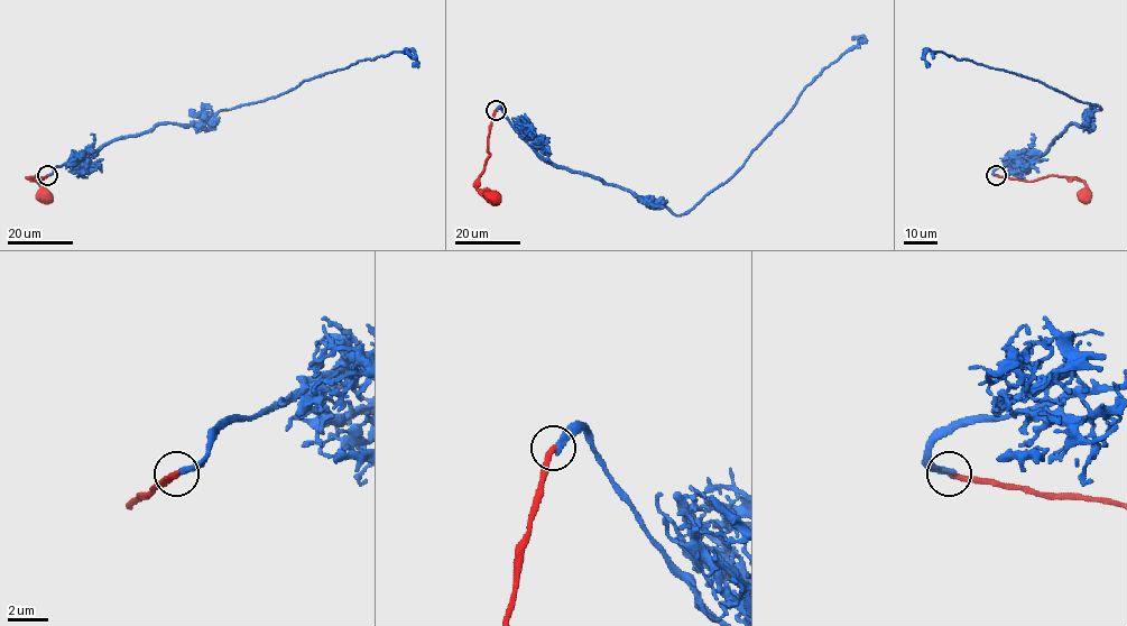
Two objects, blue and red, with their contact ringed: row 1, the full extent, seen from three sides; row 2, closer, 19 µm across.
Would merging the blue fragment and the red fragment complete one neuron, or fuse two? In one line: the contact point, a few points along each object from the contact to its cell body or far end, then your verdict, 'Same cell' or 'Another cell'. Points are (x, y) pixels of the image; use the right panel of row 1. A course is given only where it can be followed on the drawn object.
Place: (996, 175). Course of blue: (997, 175), (1035, 159), (1070, 125), (1083, 125), (1101, 109), (1005, 70), (942, 52), (923, 56), (925, 48). Course of red: (997, 175), (1033, 182), (1051, 175), (1080, 178), (1086, 185), (1083, 194). Another cell

